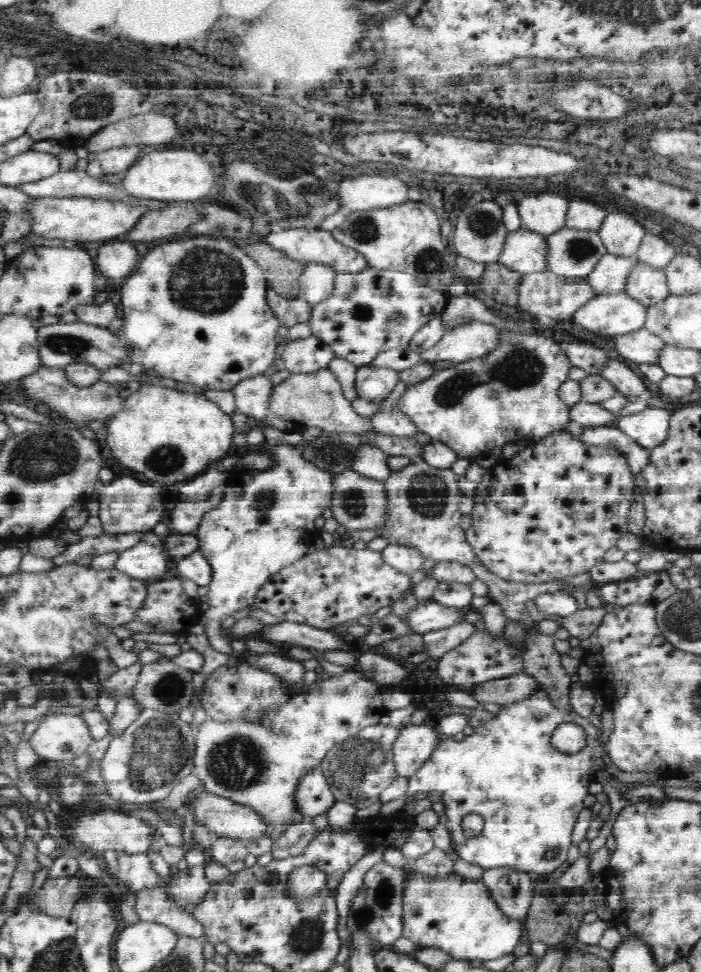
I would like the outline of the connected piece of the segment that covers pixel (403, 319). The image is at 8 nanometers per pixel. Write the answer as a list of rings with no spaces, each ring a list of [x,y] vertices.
[[[368,265],[364,272],[358,274],[337,274],[332,296],[322,303],[313,305],[308,320],[309,327],[311,334],[320,337],[325,344],[329,344],[335,355],[359,367],[372,363],[372,360],[382,352],[394,348],[408,349],[408,344],[420,327],[433,318],[440,318],[447,299],[447,294],[417,284],[417,281],[404,270],[400,272],[379,270]]]

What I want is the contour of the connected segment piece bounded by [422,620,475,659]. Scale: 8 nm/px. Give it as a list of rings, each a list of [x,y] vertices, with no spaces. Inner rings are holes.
[[[464,620],[448,628],[424,633],[422,638],[426,651],[432,658],[438,659],[448,650],[460,646],[474,631],[474,625]]]

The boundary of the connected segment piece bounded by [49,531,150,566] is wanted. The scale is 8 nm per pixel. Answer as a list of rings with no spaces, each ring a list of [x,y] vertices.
[[[148,531],[129,532],[124,534],[102,533],[100,536],[82,537],[79,542],[68,544],[67,549],[50,559],[49,561],[55,566],[71,563],[73,560],[88,554],[106,554],[126,550],[140,542],[142,536],[149,534]]]

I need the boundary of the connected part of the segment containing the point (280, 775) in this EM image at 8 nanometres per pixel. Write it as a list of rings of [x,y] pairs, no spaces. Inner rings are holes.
[[[344,670],[340,676],[334,676],[326,687],[316,683],[304,693],[294,695],[274,715],[276,718],[270,734],[262,734],[260,723],[252,720],[216,721],[207,718],[198,727],[198,736],[195,736],[194,768],[198,768],[198,777],[204,782],[208,793],[232,800],[241,807],[252,808],[260,819],[264,819],[266,826],[299,823],[294,820],[294,814],[290,814],[296,810],[294,792],[299,778],[311,768],[318,767],[327,752],[332,752],[332,746],[358,736],[360,730],[380,724],[380,718],[386,711],[382,689],[359,671]]]

